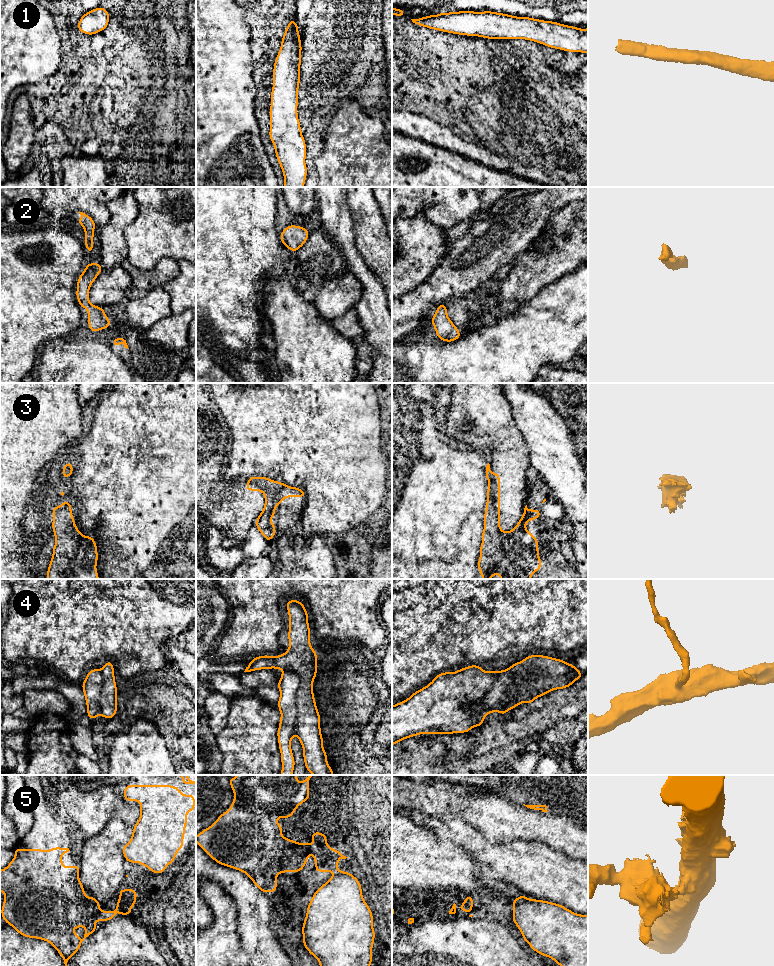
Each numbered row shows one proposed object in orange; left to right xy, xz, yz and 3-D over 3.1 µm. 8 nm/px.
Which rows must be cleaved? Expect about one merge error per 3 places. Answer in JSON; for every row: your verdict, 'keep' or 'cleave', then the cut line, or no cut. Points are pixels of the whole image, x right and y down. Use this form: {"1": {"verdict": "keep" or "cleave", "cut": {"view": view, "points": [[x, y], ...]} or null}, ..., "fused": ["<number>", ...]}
{"1": {"verdict": "keep", "cut": null}, "2": {"verdict": "keep", "cut": null}, "3": {"verdict": "keep", "cut": null}, "4": {"verdict": "cleave", "cut": {"view": "yz", "points": [[504, 670], [485, 697], [479, 703], [473, 704], [470, 710]]}}, "5": {"verdict": "cleave", "cut": {"view": "xz", "points": [[312, 848], [310, 852]]}}, "fused": ["4", "5"]}

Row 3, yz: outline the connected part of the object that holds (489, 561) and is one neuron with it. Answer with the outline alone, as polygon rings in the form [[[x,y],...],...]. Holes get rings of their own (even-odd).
[[[490,464],[486,466],[486,478],[488,491],[486,492],[486,510],[484,511],[484,529],[482,531],[482,543],[480,545],[480,557],[478,559],[478,571],[482,579],[490,579],[493,575],[500,574],[500,579],[531,579],[534,572],[540,571],[542,559],[538,557],[538,539],[526,528],[529,520],[538,519],[541,516],[540,508],[531,510],[524,508],[523,516],[512,531],[502,531],[500,527],[500,473],[493,473]]]

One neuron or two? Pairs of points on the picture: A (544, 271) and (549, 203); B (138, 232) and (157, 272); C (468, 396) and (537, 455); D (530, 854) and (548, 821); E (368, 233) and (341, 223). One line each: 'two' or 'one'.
A: two
B: two
C: two
D: two
E: two

